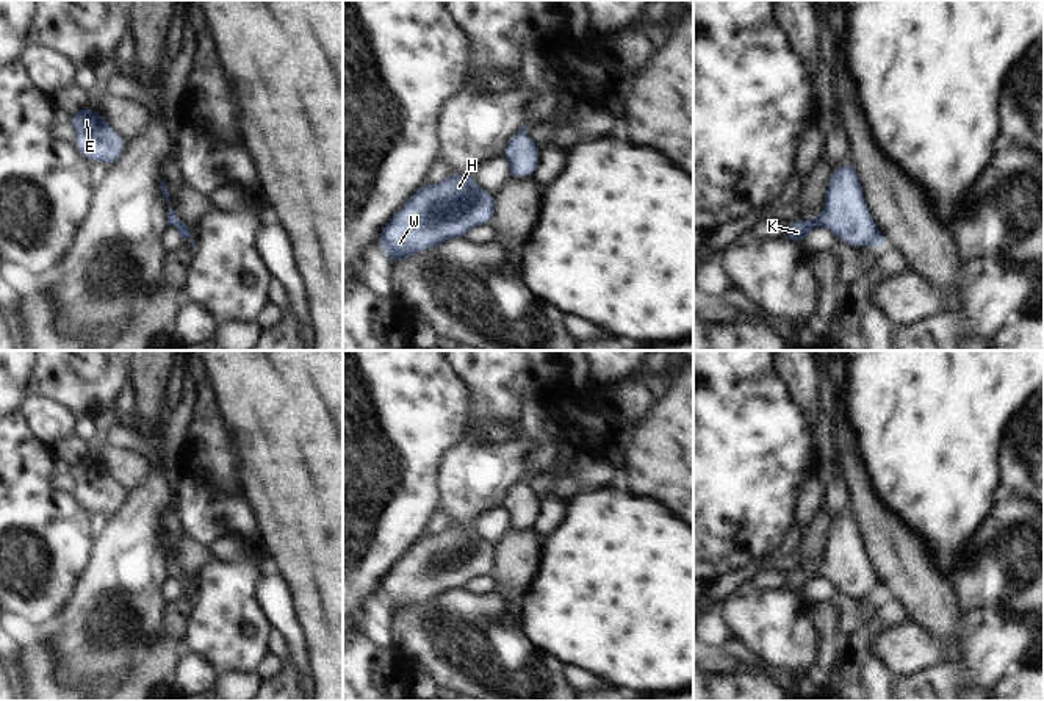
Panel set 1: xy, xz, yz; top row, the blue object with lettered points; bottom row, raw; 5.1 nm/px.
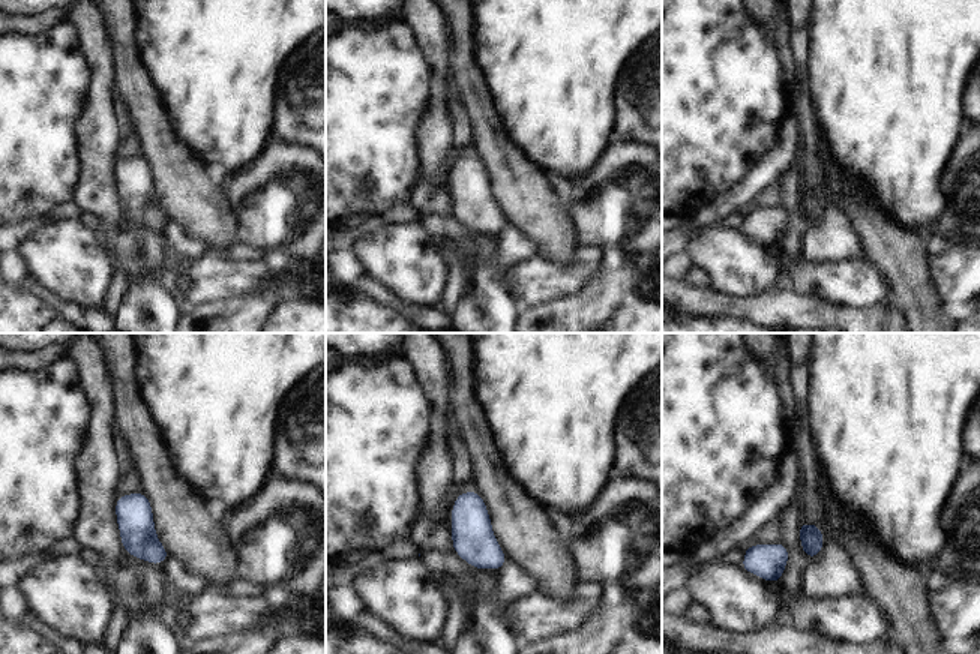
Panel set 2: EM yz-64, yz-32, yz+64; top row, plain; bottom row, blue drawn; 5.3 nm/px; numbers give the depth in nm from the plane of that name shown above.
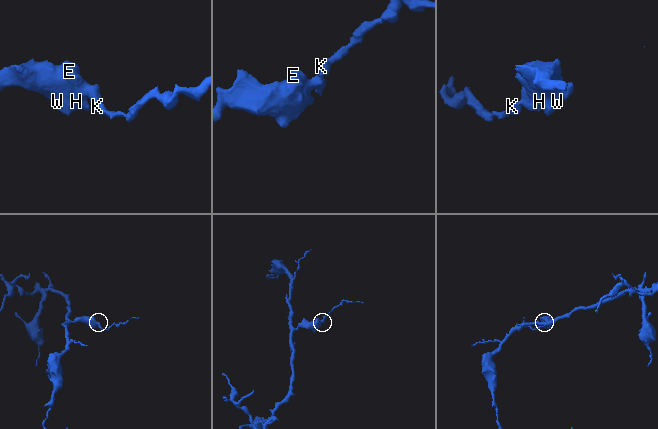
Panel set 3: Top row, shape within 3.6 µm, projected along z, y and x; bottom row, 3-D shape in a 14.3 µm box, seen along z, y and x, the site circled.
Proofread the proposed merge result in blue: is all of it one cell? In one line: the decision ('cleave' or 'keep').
keep

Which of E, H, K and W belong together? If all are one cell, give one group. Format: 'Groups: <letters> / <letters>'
Groups: E H K W

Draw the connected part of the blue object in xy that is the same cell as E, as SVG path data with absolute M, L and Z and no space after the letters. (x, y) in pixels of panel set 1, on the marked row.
M85 106L72 116L77 150L91 163L102 160L110 167L125 150L125 141L105 120L102 113Z

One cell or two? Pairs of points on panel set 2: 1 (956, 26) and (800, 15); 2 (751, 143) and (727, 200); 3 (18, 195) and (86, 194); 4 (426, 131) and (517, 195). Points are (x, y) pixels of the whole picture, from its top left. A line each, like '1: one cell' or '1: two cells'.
1: two cells
2: two cells
3: two cells
4: two cells

